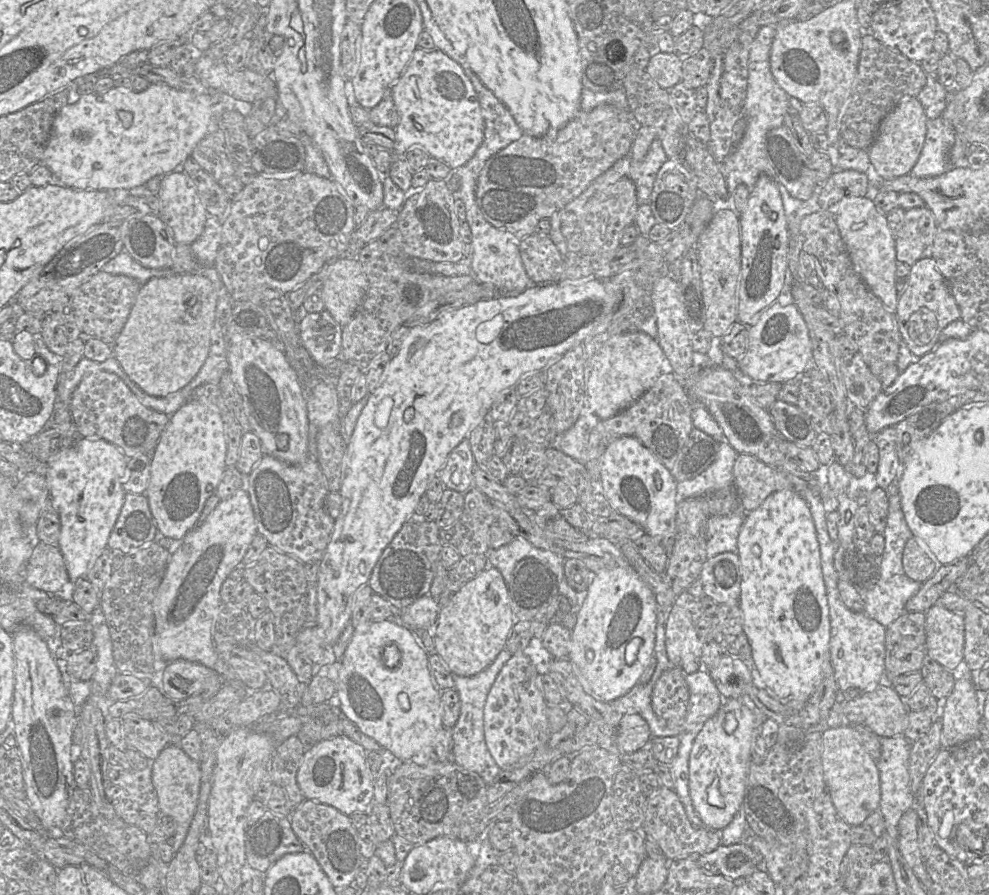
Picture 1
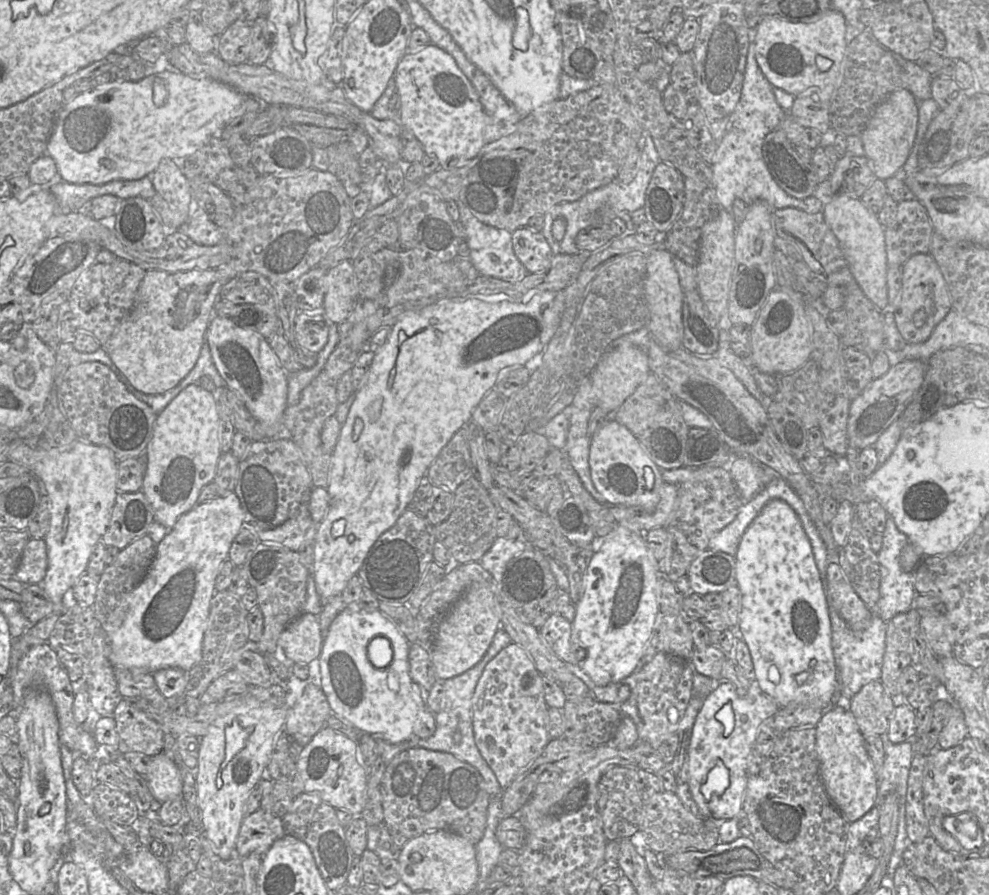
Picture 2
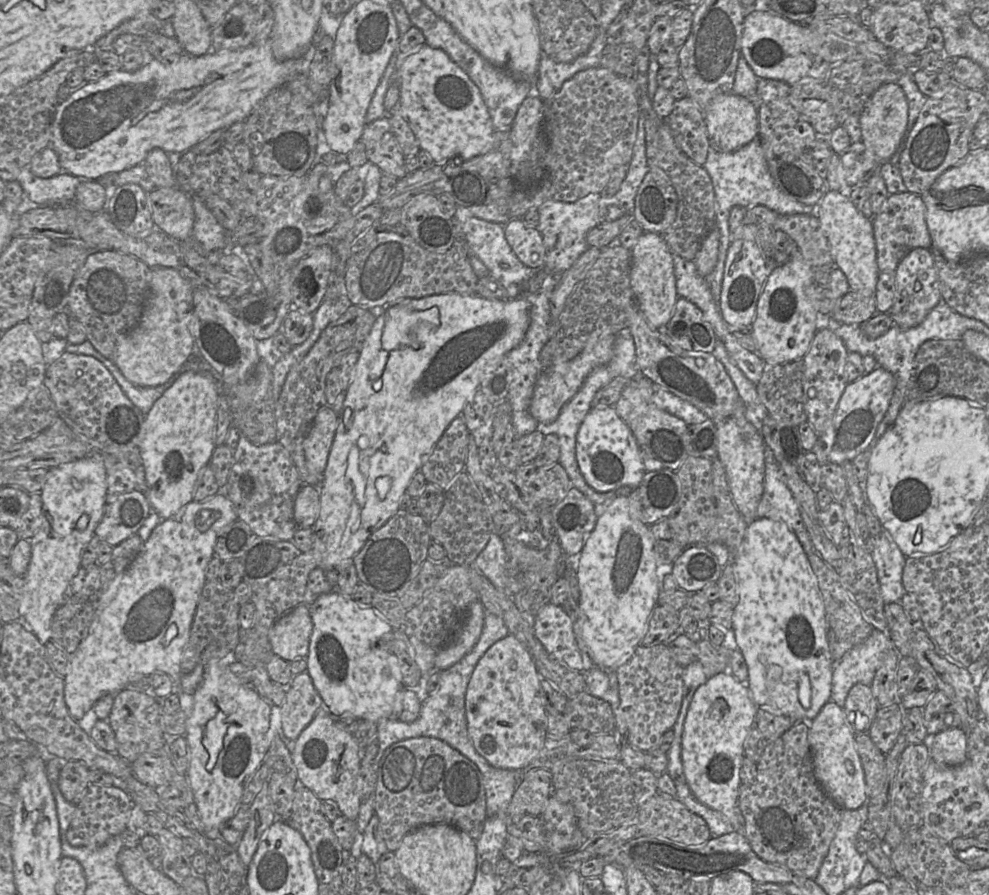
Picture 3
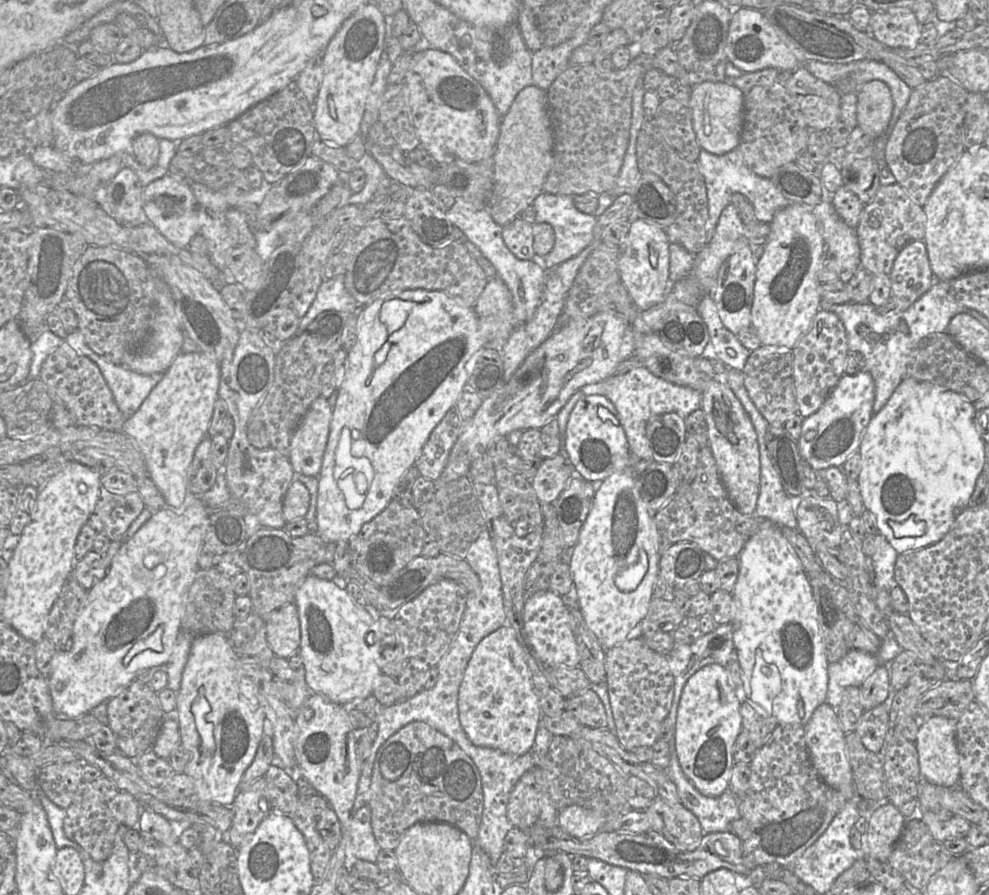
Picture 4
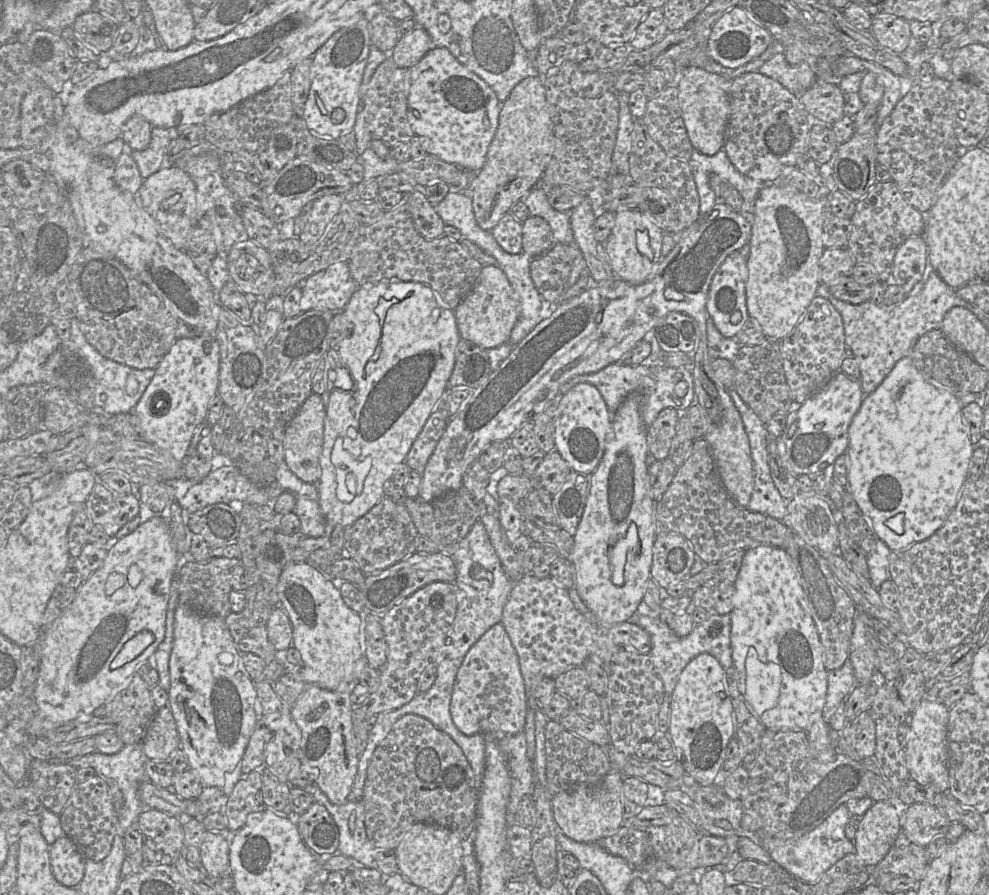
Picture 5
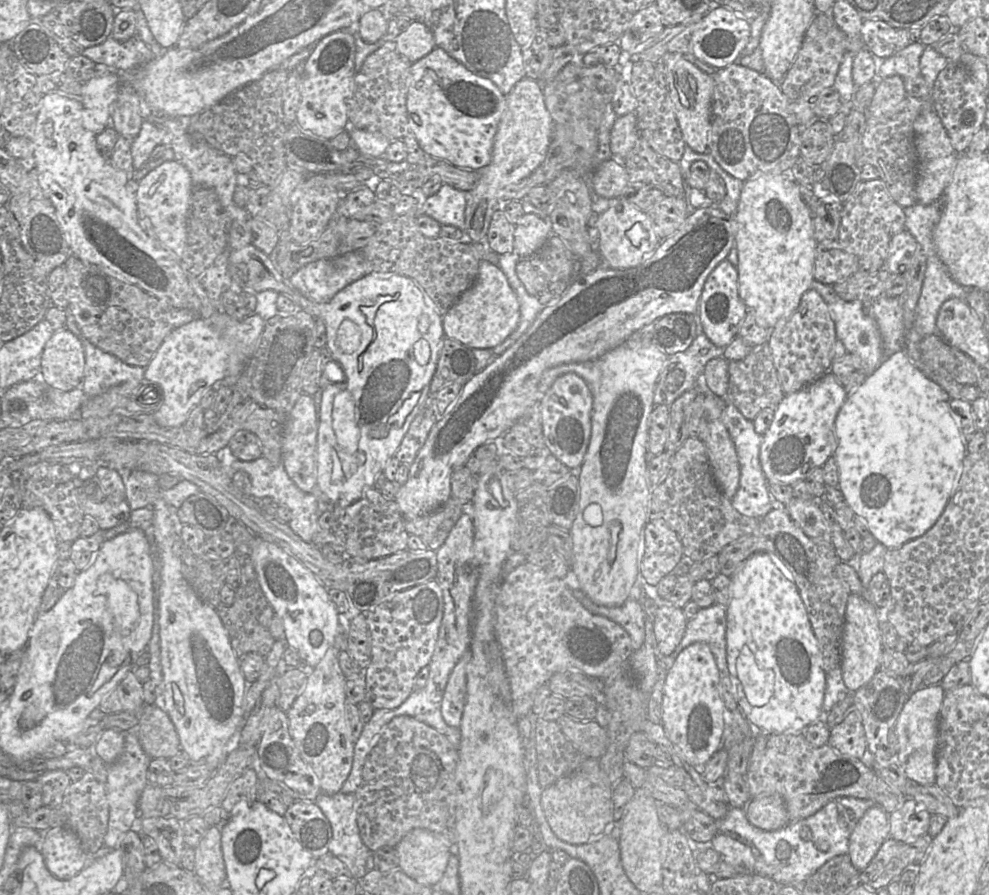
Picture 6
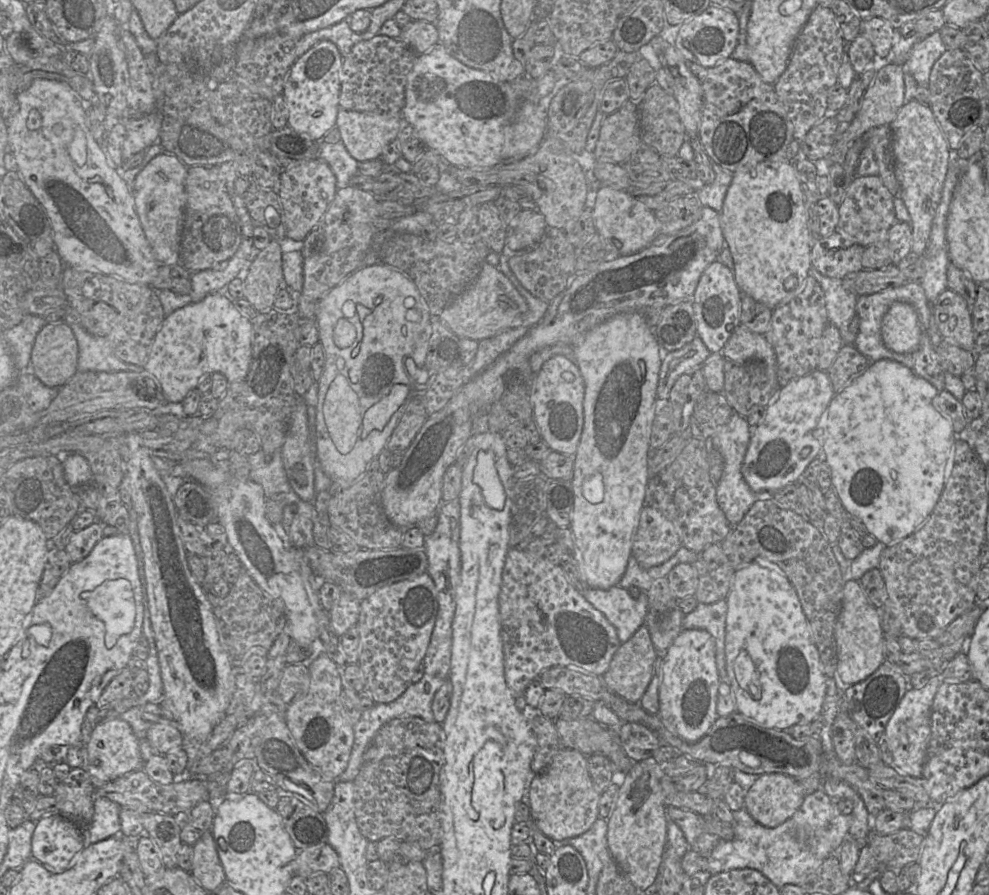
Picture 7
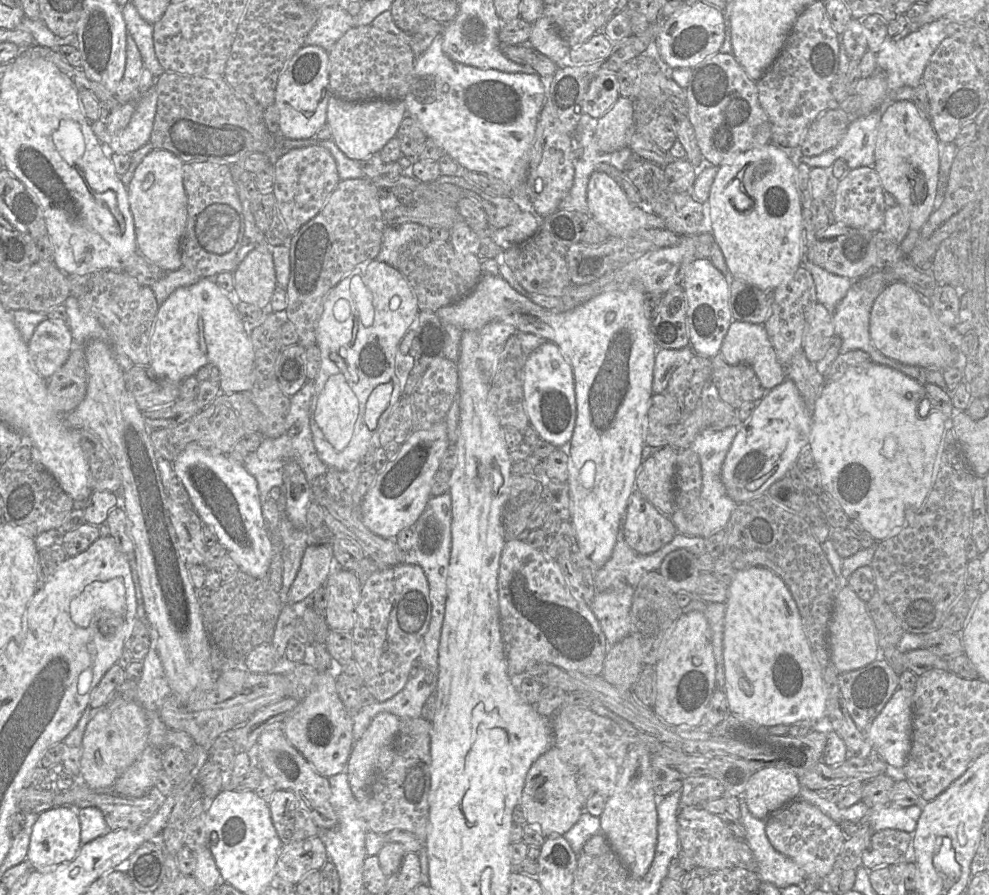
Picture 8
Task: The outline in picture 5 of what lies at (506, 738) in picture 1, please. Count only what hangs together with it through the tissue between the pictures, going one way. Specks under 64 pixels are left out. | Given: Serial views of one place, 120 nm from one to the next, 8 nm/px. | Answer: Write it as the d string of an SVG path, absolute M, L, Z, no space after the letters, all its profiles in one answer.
M495 624L469 649L458 670L450 705L452 720L466 735L513 735L524 731L527 710L518 655L504 626Z

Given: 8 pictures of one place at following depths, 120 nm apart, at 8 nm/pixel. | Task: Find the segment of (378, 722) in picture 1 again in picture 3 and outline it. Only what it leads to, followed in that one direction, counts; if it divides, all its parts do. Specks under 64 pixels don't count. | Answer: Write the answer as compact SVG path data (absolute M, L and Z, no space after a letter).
M338 590L320 595L309 609L313 631L306 656L306 671L332 714L353 715L375 723L385 718L398 717L402 709L404 690L400 666L393 654L377 645L379 641L384 644L383 637L394 629L371 606L361 606Z

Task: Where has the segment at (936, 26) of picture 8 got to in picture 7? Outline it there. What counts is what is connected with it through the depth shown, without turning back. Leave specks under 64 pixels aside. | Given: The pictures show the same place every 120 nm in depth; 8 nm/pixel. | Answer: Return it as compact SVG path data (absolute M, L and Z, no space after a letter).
M895 29L892 48L885 59L901 65L904 74L909 72L918 85L929 86L932 67L946 50L940 31L928 36L916 34L904 37Z

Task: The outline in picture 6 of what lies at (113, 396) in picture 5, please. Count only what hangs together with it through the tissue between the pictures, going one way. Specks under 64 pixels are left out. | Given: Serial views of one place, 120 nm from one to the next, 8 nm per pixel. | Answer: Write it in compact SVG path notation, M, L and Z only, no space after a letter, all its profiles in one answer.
M66 310L66 328L77 336L84 348L85 369L80 387L88 398L98 396L111 387L144 379L145 368L131 366L101 350L86 339L73 314Z

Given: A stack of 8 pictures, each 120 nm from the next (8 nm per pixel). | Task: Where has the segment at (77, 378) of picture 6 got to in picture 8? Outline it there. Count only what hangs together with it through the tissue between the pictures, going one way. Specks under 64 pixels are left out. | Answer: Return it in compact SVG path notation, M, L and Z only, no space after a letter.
M45 319L38 324L28 343L31 365L49 379L68 359L73 337L67 322Z

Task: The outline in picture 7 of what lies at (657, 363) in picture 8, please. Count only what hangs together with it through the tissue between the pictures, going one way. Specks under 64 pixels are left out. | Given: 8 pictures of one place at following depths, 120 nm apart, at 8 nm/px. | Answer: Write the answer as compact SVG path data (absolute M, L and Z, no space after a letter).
M698 335L682 348L667 352L661 360L656 397L668 399L670 390L676 380L684 373L701 368L710 354Z

